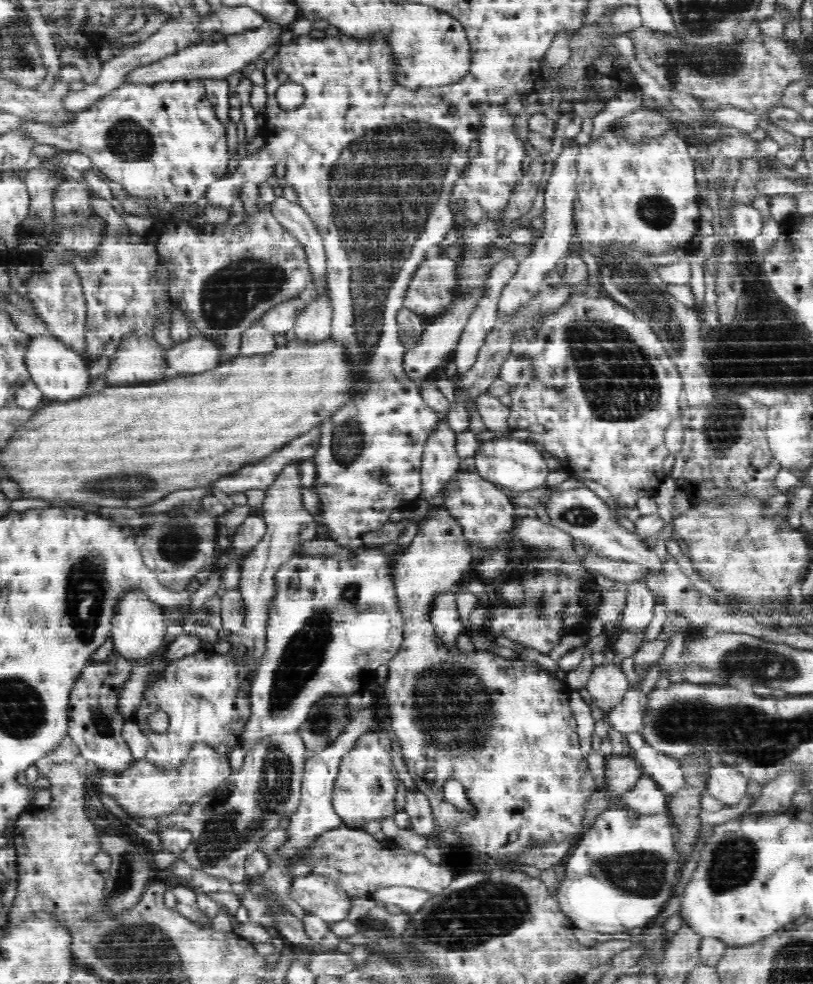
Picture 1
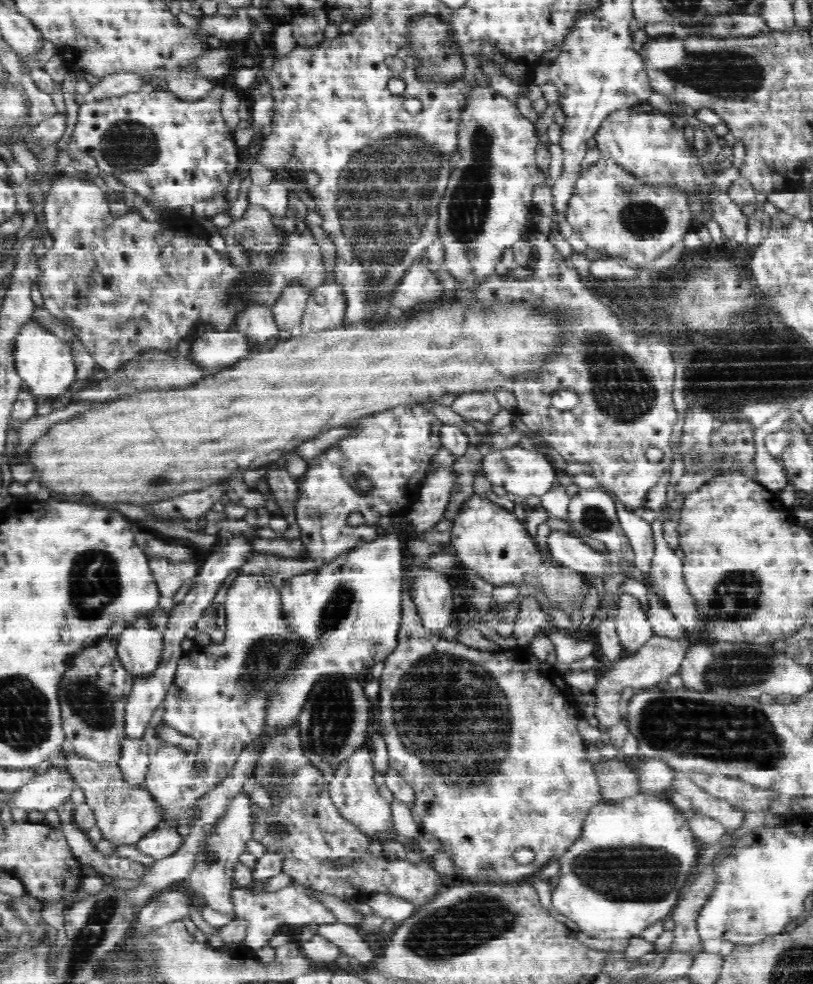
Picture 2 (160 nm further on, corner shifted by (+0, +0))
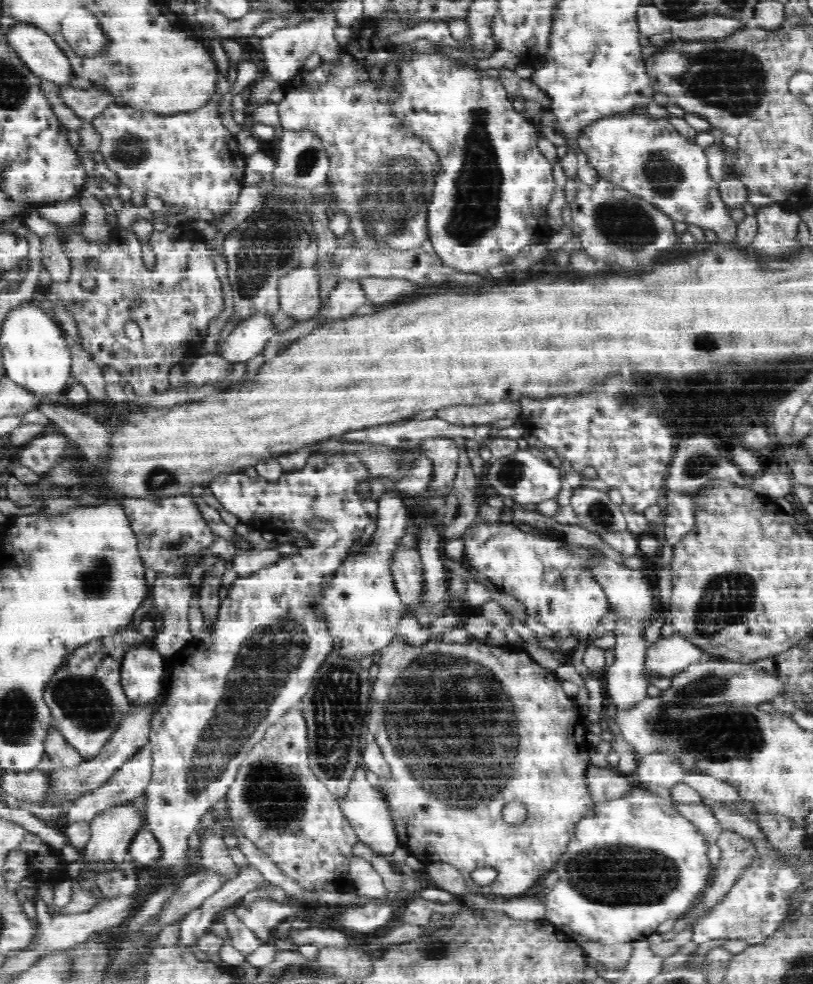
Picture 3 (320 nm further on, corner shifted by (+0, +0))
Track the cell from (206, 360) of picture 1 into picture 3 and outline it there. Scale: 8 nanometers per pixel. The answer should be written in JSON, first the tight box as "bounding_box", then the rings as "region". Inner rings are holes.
{"bounding_box":[216,314,276,363],"region":[[[264,314],[250,316],[250,318],[238,323],[232,329],[232,332],[223,338],[222,344],[216,354],[222,355],[222,357],[230,361],[230,363],[246,363],[250,358],[254,358],[254,356],[258,356],[258,354],[262,353],[264,348],[266,348],[266,342],[268,342],[274,334],[276,334],[276,324],[271,318],[267,318]]]}

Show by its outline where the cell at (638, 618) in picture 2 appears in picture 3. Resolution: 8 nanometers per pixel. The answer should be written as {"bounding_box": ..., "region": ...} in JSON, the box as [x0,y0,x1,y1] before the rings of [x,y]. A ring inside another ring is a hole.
{"bounding_box":[605,618,649,710],"region":[[[616,618],[616,628],[613,633],[616,636],[616,646],[614,647],[614,656],[616,661],[612,666],[607,667],[605,674],[606,694],[608,699],[612,700],[612,704],[616,710],[628,710],[634,706],[636,702],[642,701],[647,697],[647,688],[649,682],[645,678],[646,654],[649,643],[645,640],[643,632],[640,629],[632,627],[629,622],[625,622],[623,618]]]}

